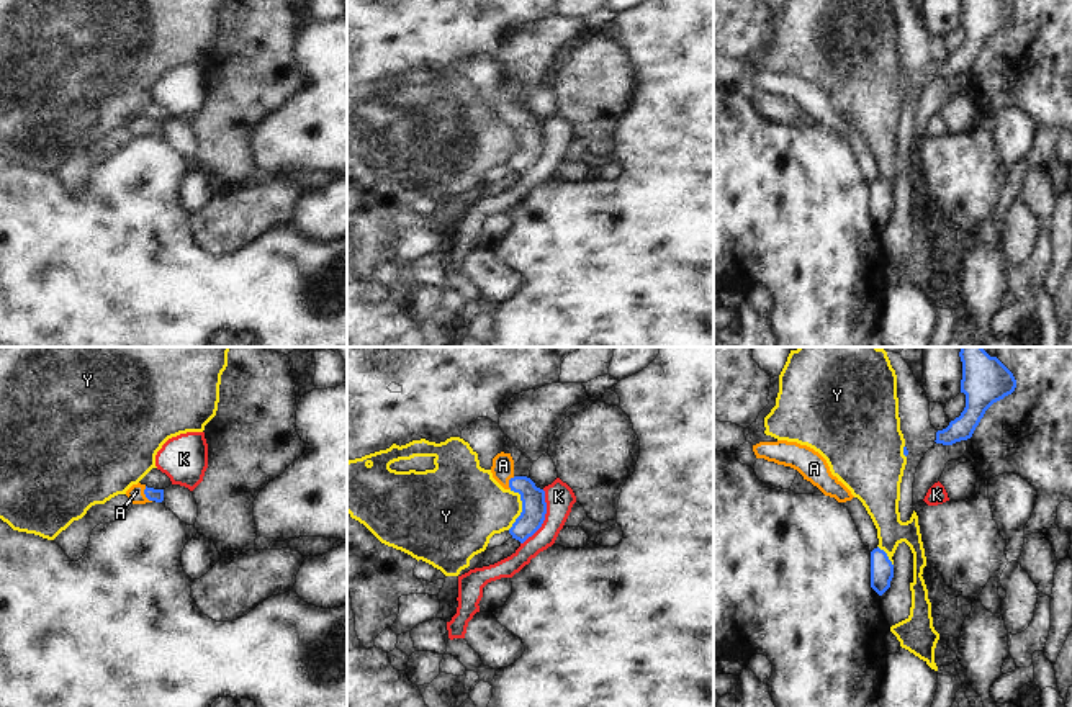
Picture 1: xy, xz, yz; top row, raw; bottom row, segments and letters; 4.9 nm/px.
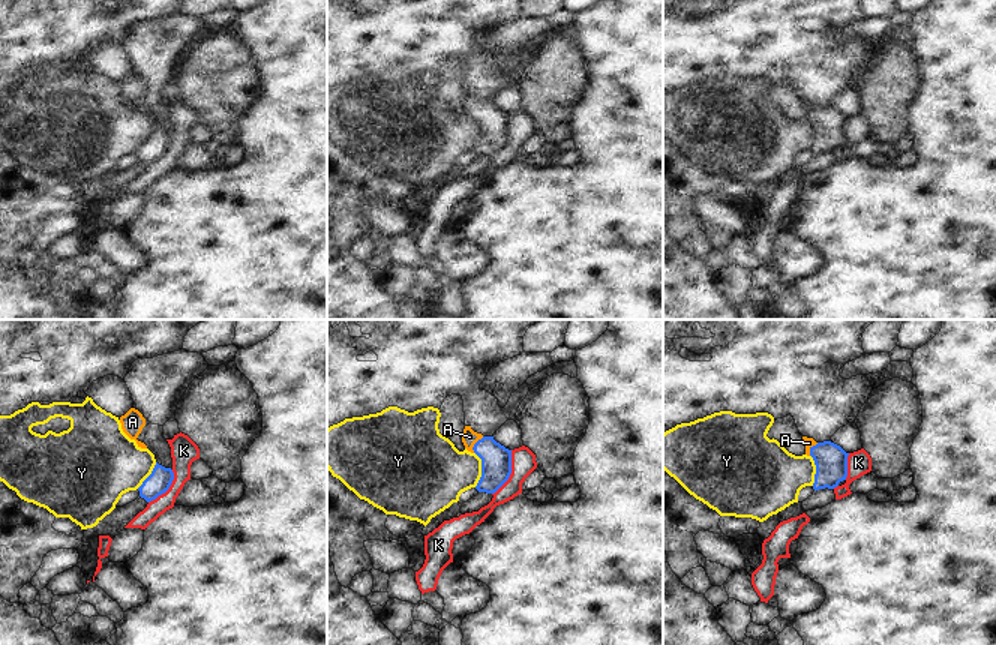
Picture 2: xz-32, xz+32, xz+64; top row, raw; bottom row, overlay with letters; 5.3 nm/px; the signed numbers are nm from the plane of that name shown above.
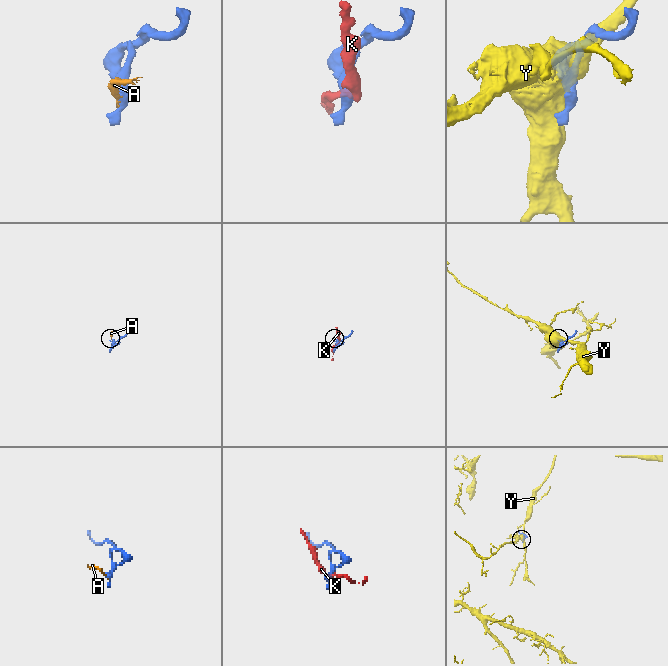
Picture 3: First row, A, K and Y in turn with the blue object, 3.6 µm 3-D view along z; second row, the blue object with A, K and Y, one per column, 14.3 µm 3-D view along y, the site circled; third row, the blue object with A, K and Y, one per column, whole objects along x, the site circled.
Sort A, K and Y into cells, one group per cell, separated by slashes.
A / K / Y

